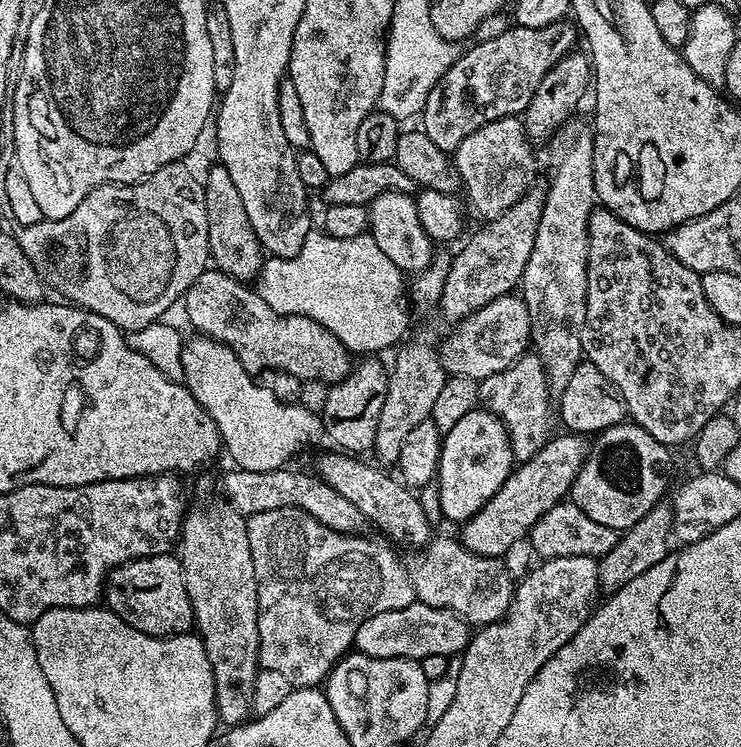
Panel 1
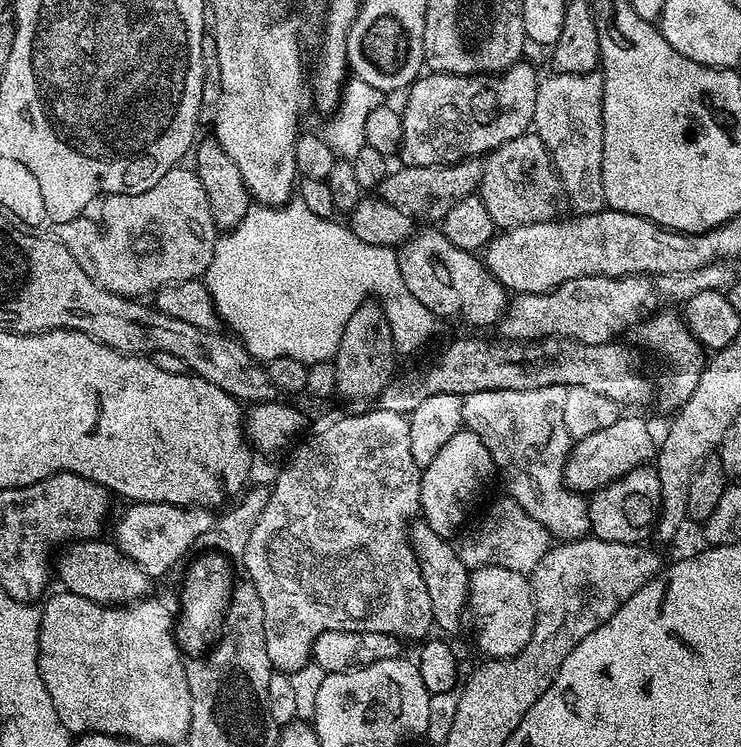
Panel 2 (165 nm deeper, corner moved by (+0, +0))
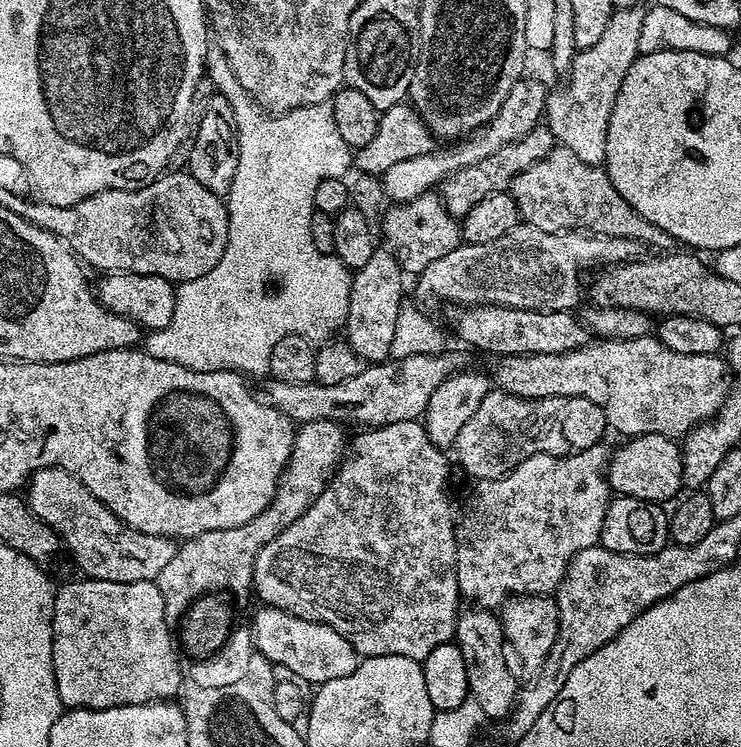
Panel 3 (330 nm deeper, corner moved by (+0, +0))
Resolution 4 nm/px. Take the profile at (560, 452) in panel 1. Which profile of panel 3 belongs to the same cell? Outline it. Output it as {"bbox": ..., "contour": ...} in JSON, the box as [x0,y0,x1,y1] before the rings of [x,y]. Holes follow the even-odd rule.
{"bbox":[608,434,684,504],"contour":[[[662,434],[633,436],[625,439],[623,443],[617,452],[615,449],[611,453],[608,462],[609,489],[621,496],[647,500],[650,504],[664,504],[672,499],[675,501],[684,488],[682,474],[684,454],[681,445],[673,437]]]}

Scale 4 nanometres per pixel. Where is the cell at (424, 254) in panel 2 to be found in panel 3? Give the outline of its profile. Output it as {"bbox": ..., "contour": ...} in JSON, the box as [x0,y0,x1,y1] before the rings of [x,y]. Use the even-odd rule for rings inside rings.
{"bbox":[456,304,590,357],"contour":[[[473,304],[459,309],[456,332],[472,348],[494,352],[495,357],[569,352],[589,343],[590,332],[567,312],[539,312],[537,308],[506,308],[499,304]]]}

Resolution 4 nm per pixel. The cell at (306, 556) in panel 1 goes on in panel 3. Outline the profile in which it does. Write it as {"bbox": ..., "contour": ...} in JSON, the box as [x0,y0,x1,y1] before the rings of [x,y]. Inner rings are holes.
{"bbox":[254,420,462,662],"contour":[[[420,420],[394,422],[381,428],[369,427],[357,432],[360,433],[353,440],[351,437],[350,451],[343,457],[331,479],[325,483],[318,498],[300,518],[286,526],[286,530],[282,530],[282,534],[278,534],[274,542],[266,542],[266,546],[262,546],[254,562],[254,592],[264,599],[261,601],[269,608],[280,608],[284,612],[291,612],[293,616],[301,616],[304,620],[313,620],[338,630],[338,634],[345,636],[356,647],[361,657],[401,656],[423,662],[426,654],[434,650],[434,646],[447,644],[455,637],[456,618],[462,606],[456,577],[456,520],[454,512],[452,516],[452,504],[448,501],[447,492],[448,460],[444,457],[447,455],[445,449],[439,448],[430,440]]]}

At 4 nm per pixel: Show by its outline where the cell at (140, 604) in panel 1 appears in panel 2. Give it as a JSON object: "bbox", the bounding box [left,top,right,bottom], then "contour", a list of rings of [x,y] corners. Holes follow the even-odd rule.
{"bbox":[54,538,154,606],"contour":[[[104,538],[95,540],[77,540],[65,547],[55,557],[54,572],[60,575],[65,589],[95,604],[109,606],[127,606],[143,600],[154,584],[153,577],[147,576],[138,565],[125,556],[115,543],[104,541]]]}

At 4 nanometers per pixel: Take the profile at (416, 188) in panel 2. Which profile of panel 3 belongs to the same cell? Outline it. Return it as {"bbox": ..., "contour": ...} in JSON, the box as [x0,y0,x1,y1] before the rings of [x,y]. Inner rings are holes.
{"bbox":[438,123,557,218],"contour":[[[547,123],[535,124],[533,128],[526,130],[526,134],[522,134],[517,140],[506,142],[480,162],[474,162],[472,166],[466,166],[447,176],[438,185],[440,201],[450,215],[462,218],[470,210],[470,206],[474,206],[474,202],[482,202],[482,198],[490,194],[509,191],[512,180],[522,174],[522,170],[528,170],[530,166],[534,166],[534,162],[542,162],[542,158],[546,158],[546,154],[550,154],[550,150],[557,146],[556,138],[548,129]]]}

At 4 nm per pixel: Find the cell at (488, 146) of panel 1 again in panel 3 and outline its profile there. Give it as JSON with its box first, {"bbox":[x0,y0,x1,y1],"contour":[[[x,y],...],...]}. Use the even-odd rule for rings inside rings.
{"bbox":[510,146,674,250],"contour":[[[557,146],[550,150],[550,154],[546,154],[546,158],[542,158],[542,162],[534,162],[534,166],[522,170],[522,174],[512,180],[510,191],[520,211],[521,221],[547,232],[587,230],[598,236],[630,238],[642,246],[648,247],[649,244],[652,250],[668,250],[673,247],[674,241],[666,234],[666,230],[654,226],[654,222],[646,222],[646,218],[642,218],[642,214],[638,214],[638,210],[634,210],[634,206],[630,206],[630,202],[626,202],[626,198],[618,194],[618,190],[614,190],[614,182],[610,182],[603,167],[582,162],[582,158],[578,158],[578,154],[574,154],[574,150],[569,148]]]}

